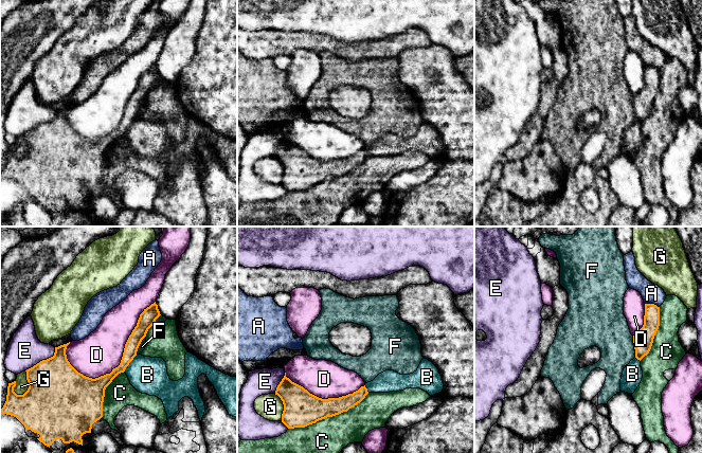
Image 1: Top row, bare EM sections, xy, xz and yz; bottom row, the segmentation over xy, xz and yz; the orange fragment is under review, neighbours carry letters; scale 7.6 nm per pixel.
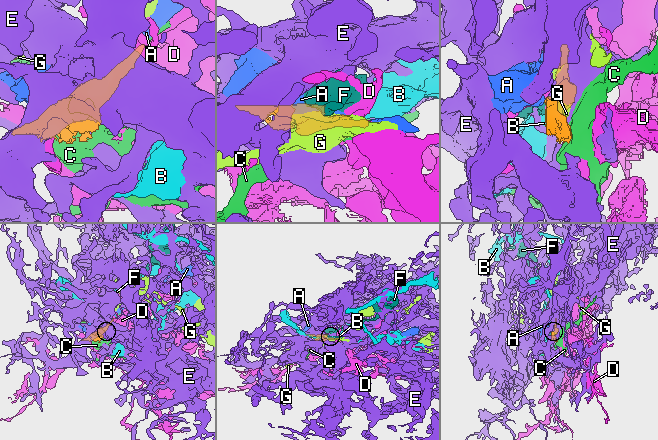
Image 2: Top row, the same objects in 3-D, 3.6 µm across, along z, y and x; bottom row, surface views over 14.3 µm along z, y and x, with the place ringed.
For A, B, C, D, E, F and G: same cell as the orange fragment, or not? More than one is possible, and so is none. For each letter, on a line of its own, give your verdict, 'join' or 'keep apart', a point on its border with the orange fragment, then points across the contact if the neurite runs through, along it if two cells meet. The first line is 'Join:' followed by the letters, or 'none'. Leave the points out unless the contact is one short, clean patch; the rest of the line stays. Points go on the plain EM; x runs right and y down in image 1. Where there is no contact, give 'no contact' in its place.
Join: none
A: keep apart | yz (652, 67)
B: keep apart | xy (129, 125) | along xy (137, 118), (124, 133)
C: keep apart | xz (328, 179)
D: keep apart | xy (122, 120)
E: keep apart | xy (42, 123)
F: keep apart | yz (634, 109)
G: keep apart | xy (29, 148)

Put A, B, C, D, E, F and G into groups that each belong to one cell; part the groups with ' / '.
A / B / C / D / E / F / G

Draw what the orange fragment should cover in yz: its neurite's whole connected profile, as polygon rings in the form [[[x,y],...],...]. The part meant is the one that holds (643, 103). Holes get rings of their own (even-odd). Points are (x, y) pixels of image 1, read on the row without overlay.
[[[645,67],[644,88],[633,98],[635,121],[642,123],[651,112],[654,98],[660,89],[660,70]]]

